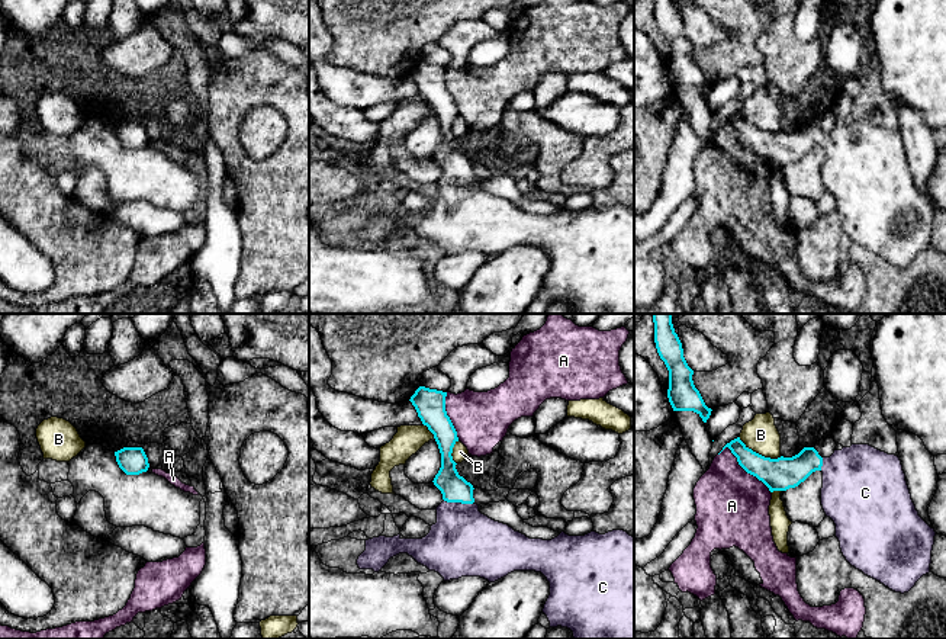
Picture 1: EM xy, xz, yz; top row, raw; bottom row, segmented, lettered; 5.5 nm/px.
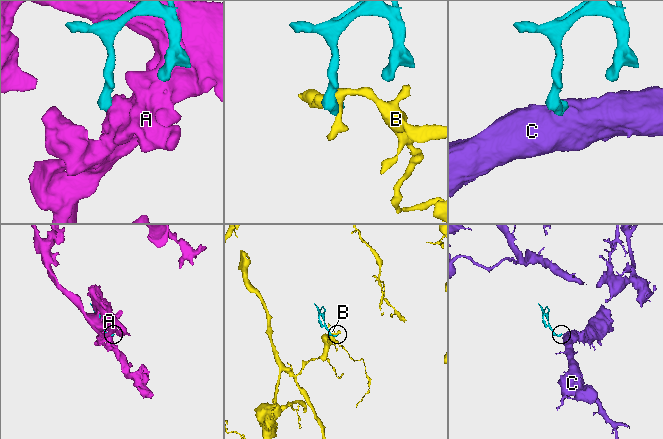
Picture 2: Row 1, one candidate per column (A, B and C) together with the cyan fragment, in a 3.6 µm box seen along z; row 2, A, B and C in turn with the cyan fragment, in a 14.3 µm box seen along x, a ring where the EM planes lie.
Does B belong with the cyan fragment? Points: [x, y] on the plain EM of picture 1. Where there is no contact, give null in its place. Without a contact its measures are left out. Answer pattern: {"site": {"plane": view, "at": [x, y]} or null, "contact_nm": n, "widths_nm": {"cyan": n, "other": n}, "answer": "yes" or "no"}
{"site": {"plane": "yz", "at": [758, 128]}, "contact_nm": 260, "widths_nm": {"cyan": 180, "other": 190}, "answer": "no"}

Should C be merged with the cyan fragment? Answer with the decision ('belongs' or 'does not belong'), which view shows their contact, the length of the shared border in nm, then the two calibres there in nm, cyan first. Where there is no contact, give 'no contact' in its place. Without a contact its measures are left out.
belongs; meets cyan in xz; contact 170 nm long; 160 nm thick on the cyan side, 380 nm on the other

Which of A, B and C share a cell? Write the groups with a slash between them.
A / B / C

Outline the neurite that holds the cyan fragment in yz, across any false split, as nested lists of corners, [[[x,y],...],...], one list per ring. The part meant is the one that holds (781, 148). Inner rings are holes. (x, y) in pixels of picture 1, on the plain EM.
[[[740,112],[727,118],[723,125],[725,122],[737,132],[739,139],[747,148],[762,155],[770,167],[795,163],[813,147],[821,145],[823,184],[836,199],[836,212],[840,216],[843,231],[865,250],[879,256],[895,267],[904,269],[908,267],[923,250],[930,247],[936,206],[918,190],[898,131],[888,129],[869,119],[852,119],[850,122],[834,125],[830,132],[821,132],[814,122],[804,122],[792,132],[781,131],[778,134],[770,134],[749,123]]]

